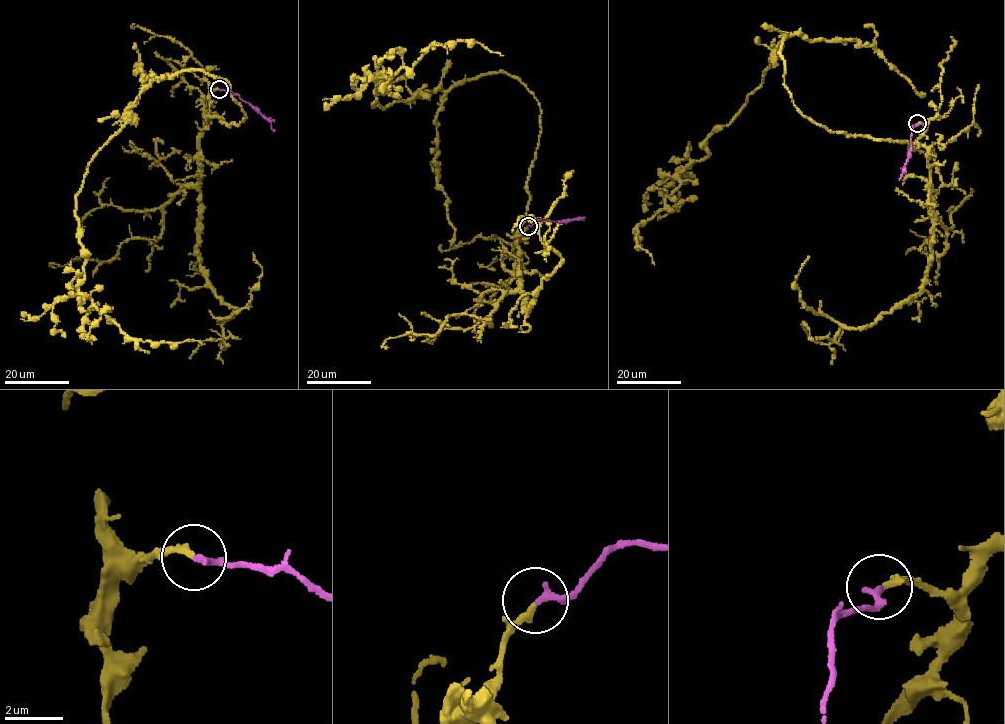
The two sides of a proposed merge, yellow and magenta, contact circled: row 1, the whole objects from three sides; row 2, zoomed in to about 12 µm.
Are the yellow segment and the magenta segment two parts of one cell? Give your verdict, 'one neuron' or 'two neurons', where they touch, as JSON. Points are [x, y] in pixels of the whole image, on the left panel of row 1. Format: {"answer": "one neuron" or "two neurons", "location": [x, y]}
{"answer": "one neuron", "location": [219, 89]}

